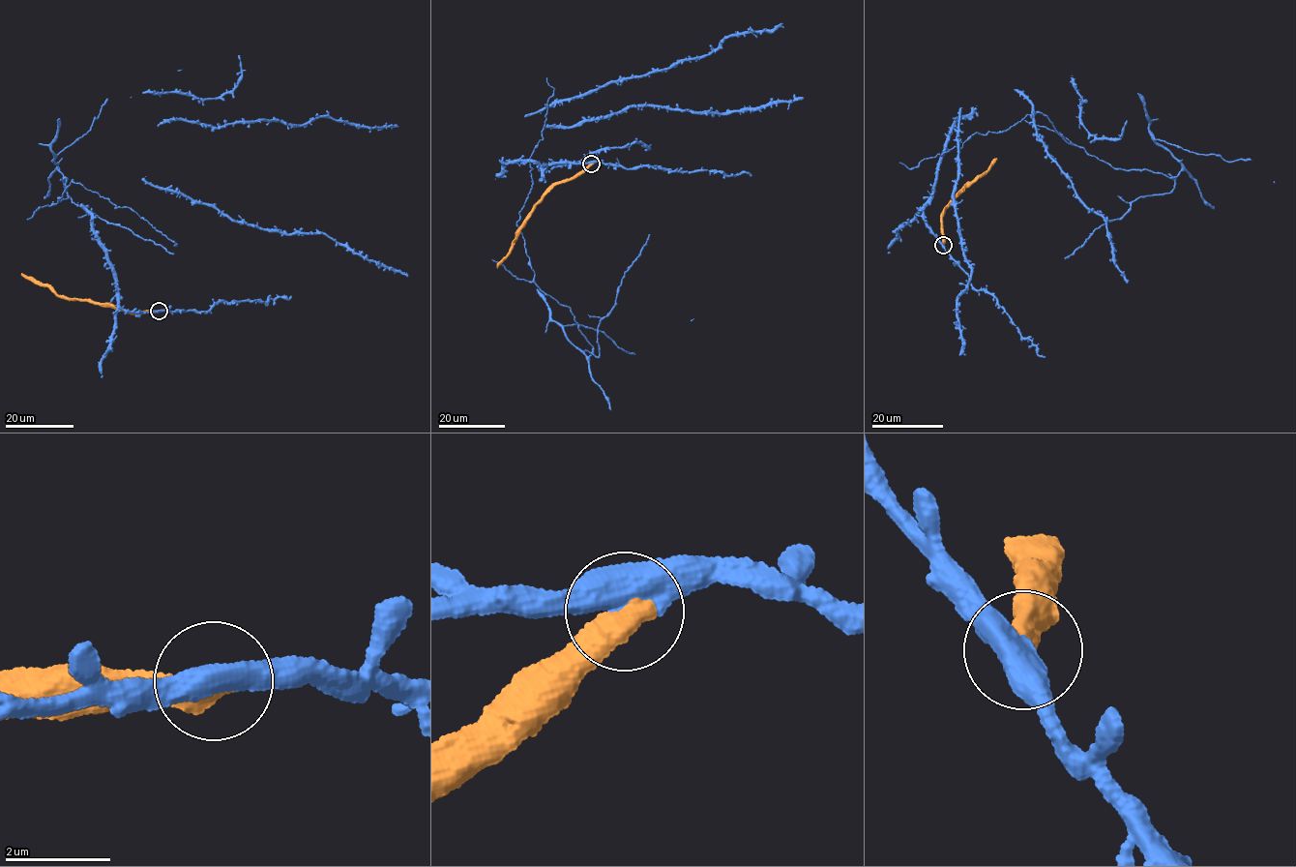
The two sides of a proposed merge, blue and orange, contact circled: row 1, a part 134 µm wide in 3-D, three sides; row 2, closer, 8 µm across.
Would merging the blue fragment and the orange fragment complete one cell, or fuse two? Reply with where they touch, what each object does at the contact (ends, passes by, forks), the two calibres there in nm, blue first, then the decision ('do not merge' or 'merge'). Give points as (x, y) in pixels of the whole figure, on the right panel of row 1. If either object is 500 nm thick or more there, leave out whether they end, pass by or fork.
at (943, 245); 550 nm thick on the blue side, 550 nm on the other; do not merge

